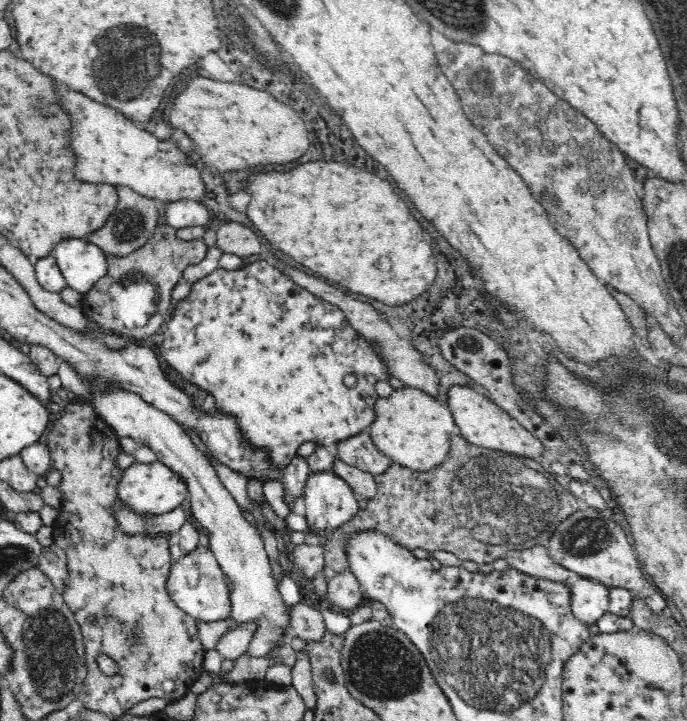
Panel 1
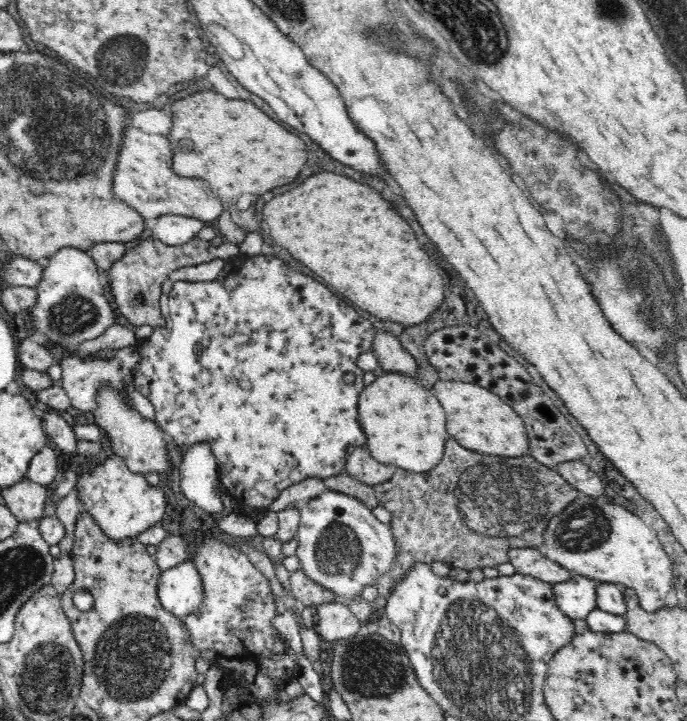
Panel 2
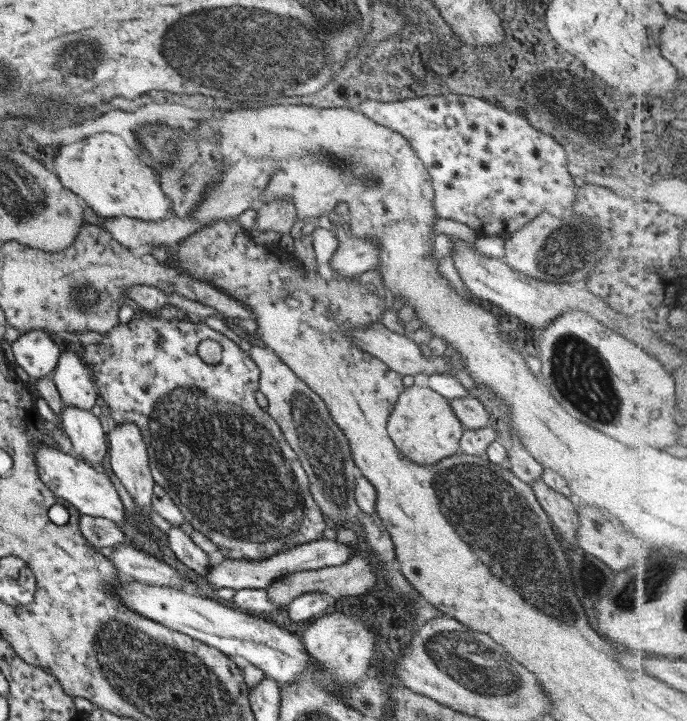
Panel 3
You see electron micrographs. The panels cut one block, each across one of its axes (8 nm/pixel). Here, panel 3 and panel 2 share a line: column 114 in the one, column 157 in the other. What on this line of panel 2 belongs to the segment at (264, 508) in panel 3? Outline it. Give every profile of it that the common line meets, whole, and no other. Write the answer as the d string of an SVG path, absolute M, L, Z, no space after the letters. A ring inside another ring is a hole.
M278 252L272 255L264 255L257 254L254 256L245 256L239 255L237 259L232 260L224 265L224 268L220 271L220 274L215 278L215 280L208 282L190 282L190 281L178 281L173 284L171 291L168 294L168 318L166 318L165 326L160 328L155 328L152 336L150 338L144 338L144 340L137 340L136 347L139 347L140 351L140 364L138 364L138 370L135 372L136 378L134 378L133 386L142 396L146 396L150 402L152 402L152 406L154 406L155 410L155 421L158 423L160 428L162 429L165 437L170 437L172 442L174 442L174 446L179 446L183 449L188 449L193 445L199 443L208 443L210 447L212 447L212 452L216 457L216 462L219 470L219 482L223 487L222 490L225 494L232 496L232 498L236 501L237 506L241 508L242 512L244 510L244 515L248 518L262 516L268 510L268 506L274 502L279 494L285 488L292 484L296 484L296 482L300 482L300 480L304 480L306 478L319 478L323 480L324 478L330 478L331 476L338 476L338 474L346 473L344 471L344 467L346 466L346 458L348 458L348 454L346 453L347 446L353 446L354 448L362 446L364 442L366 442L366 435L364 435L364 428L360 425L359 418L359 396L363 391L364 386L364 374L360 368L358 368L358 356L360 354L364 354L364 352L368 352L372 349L372 340L374 340L375 336L375 328L371 322L368 322L366 318L362 318L360 314L357 314L356 310L352 310L348 304L339 300L336 295L334 295L326 286L322 286L320 282L316 282L314 278L310 278L310 276L304 276L302 273L293 272L288 264L283 259L280 259L278 256ZM352 372L356 377L356 380L352 383L344 382L344 375ZM292 460L298 460L300 462L300 466L294 466L294 462ZM286 464L286 466L284 466Z

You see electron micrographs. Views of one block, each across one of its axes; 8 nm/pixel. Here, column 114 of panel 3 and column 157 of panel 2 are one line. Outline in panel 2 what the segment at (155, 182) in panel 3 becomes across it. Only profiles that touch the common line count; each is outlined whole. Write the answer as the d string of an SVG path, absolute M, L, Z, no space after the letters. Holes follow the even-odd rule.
M130 119L124 122L124 138L116 160L112 192L117 199L137 210L145 219L175 214L197 218L208 225L223 213L223 206L214 192L200 178L178 176L172 170L172 147L167 136L148 134L134 126Z

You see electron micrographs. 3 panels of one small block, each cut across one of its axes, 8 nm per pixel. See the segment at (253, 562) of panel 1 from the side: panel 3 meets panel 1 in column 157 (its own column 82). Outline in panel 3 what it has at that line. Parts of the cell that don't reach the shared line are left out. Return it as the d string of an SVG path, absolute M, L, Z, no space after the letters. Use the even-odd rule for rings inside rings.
M63 405L60 414L66 436L73 447L73 455L82 457L84 462L102 470L103 460L107 456L107 436L102 422L91 409Z

